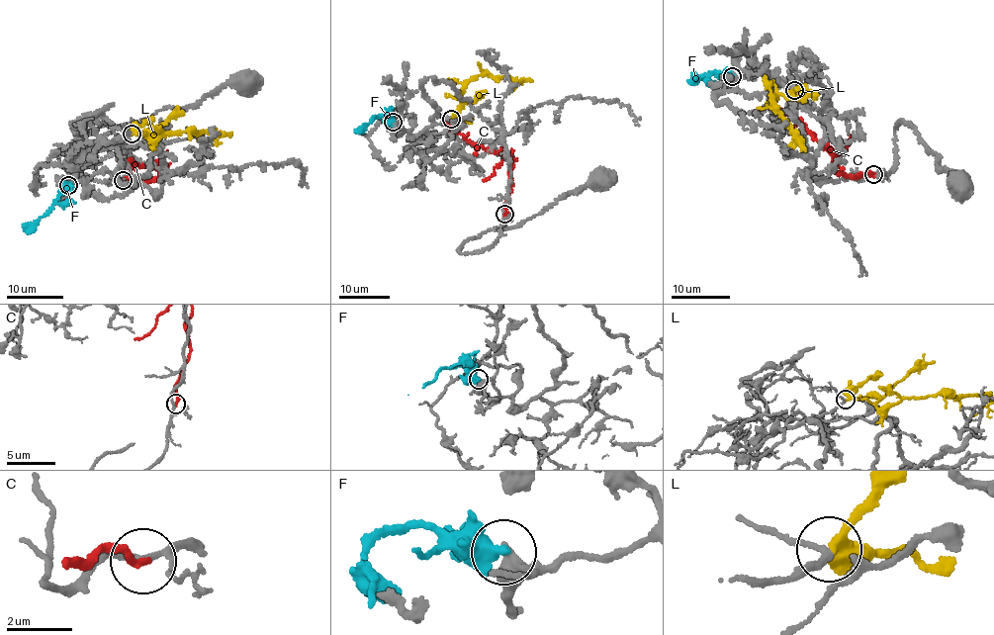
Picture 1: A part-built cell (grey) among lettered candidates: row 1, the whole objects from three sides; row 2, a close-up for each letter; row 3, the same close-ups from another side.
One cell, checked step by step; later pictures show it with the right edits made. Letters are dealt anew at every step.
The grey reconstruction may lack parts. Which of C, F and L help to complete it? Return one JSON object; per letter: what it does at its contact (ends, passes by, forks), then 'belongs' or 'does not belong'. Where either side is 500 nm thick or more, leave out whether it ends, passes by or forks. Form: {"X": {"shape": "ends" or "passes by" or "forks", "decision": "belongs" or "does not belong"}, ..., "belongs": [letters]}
{"C": {"shape": "ends", "decision": "does not belong"}, "F": {"decision": "does not belong"}, "L": {"shape": "passes by", "decision": "belongs"}, "belongs": ["L"]}

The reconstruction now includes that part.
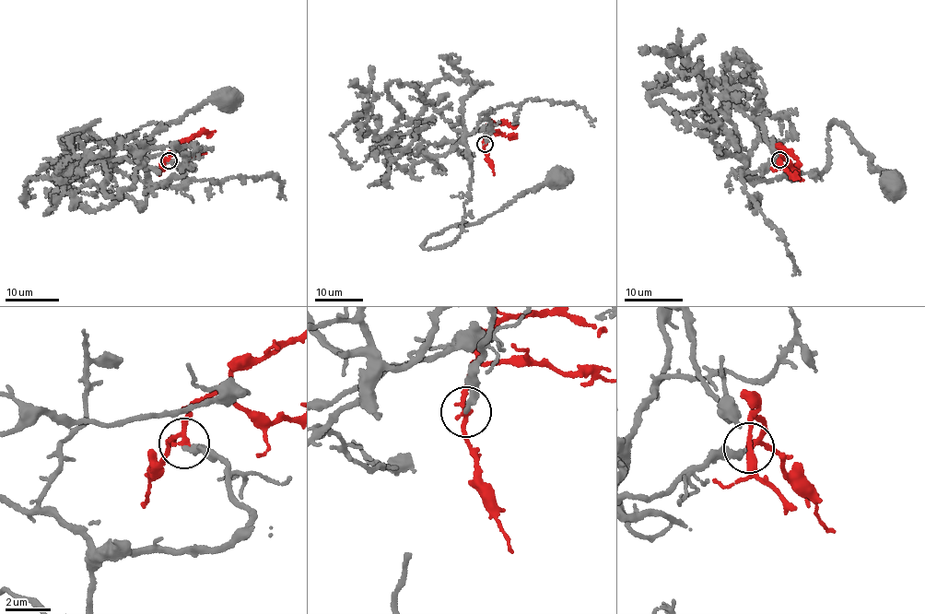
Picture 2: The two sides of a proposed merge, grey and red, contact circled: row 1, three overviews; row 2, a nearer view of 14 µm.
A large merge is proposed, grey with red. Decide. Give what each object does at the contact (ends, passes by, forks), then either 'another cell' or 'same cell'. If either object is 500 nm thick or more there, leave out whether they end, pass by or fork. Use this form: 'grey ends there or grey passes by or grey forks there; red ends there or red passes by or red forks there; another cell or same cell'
grey ends there; red passes by; same cell

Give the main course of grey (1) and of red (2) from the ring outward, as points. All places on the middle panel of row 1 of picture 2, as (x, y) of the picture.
1: (485, 145), (489, 120), (467, 135), (473, 177), (460, 235), (425, 249), (432, 234), (482, 221), (558, 178)
2: (485, 144), (486, 134), (495, 123), (510, 123), (513, 127)

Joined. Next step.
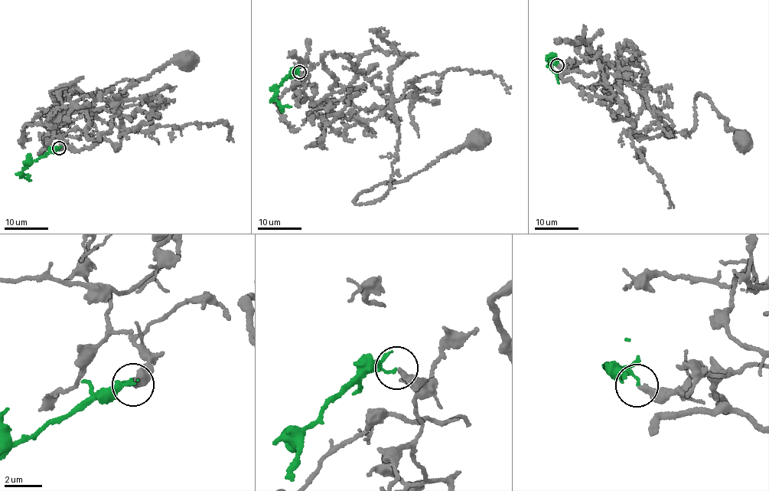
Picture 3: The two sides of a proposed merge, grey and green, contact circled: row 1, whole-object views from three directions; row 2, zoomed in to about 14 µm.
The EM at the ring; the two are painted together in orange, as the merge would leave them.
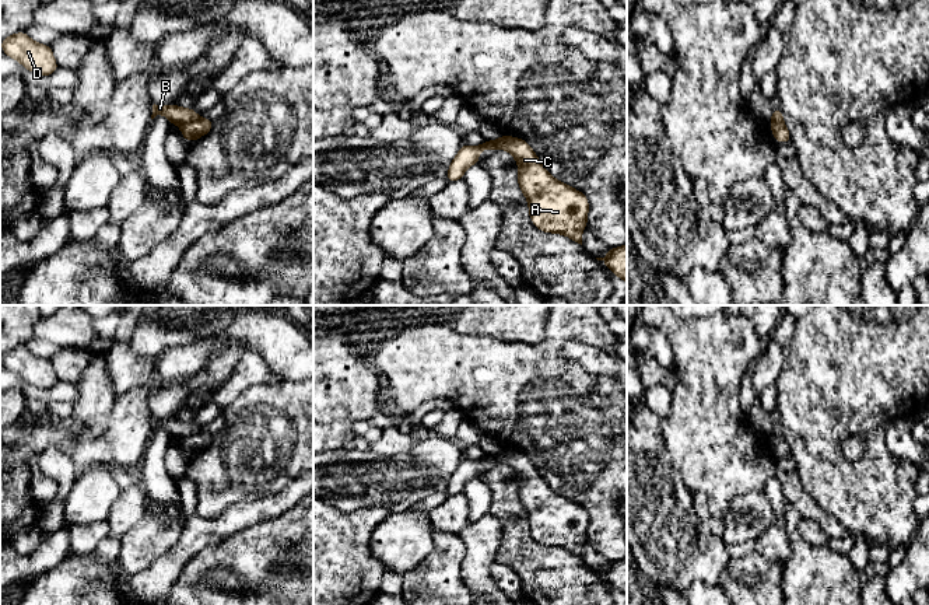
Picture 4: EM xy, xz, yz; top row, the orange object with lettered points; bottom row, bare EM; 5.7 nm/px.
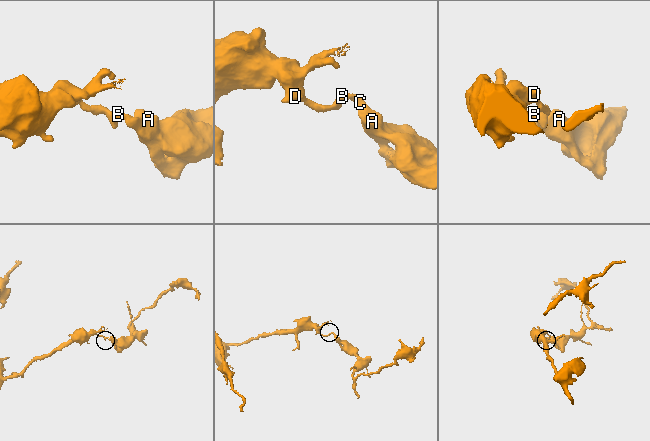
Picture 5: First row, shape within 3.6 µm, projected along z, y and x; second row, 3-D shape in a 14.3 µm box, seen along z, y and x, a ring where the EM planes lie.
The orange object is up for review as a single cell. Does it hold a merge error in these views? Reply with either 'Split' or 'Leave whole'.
Split

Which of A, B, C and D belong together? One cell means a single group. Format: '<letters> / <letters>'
A C / B D

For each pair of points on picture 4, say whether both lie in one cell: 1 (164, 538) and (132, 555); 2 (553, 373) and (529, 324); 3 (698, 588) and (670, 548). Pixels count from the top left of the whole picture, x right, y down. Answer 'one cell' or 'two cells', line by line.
1: one cell
2: two cells
3: two cells

